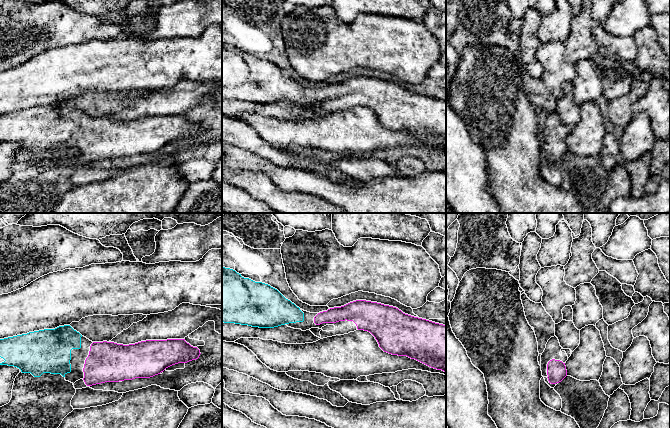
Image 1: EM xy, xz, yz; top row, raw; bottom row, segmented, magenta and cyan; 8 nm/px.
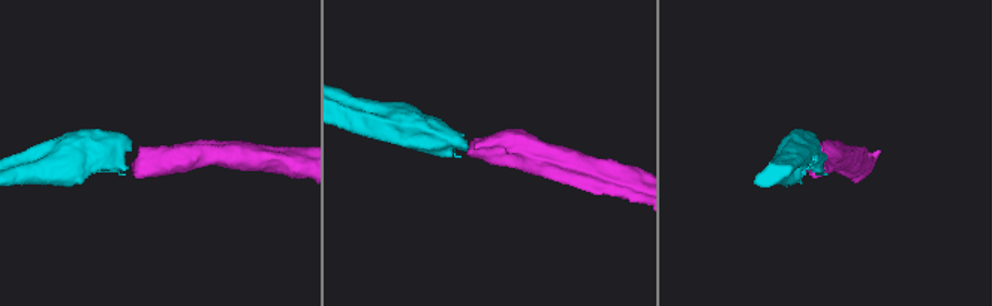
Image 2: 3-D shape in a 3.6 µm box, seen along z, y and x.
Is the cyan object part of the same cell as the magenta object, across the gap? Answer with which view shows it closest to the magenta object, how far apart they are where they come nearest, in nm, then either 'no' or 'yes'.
view xy; gap 80 nm; yes

